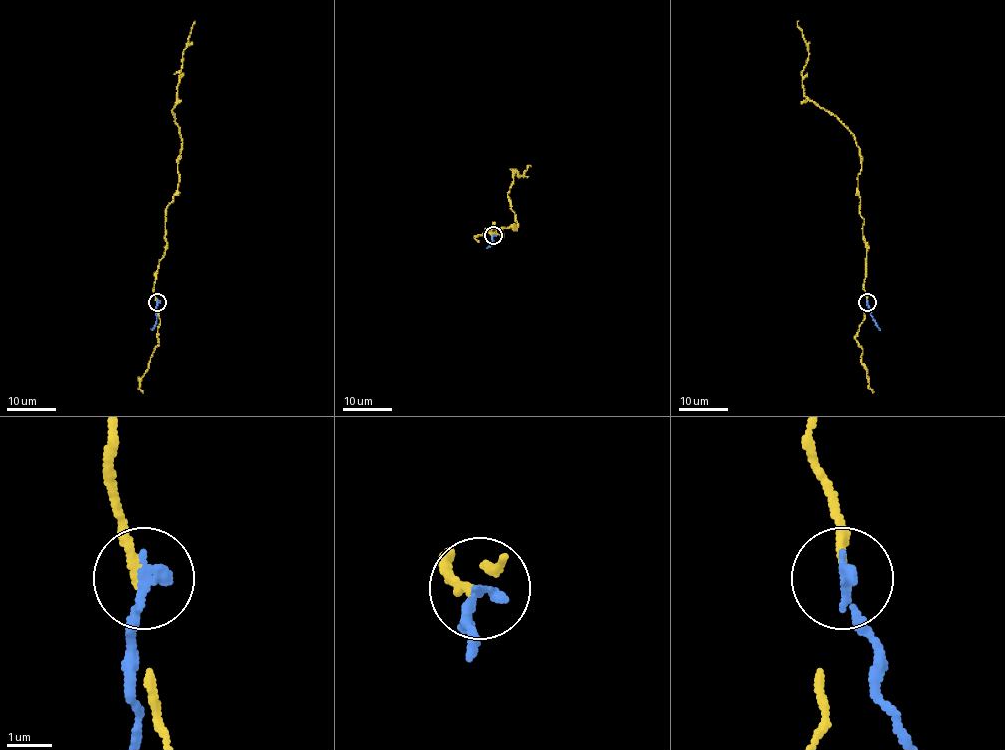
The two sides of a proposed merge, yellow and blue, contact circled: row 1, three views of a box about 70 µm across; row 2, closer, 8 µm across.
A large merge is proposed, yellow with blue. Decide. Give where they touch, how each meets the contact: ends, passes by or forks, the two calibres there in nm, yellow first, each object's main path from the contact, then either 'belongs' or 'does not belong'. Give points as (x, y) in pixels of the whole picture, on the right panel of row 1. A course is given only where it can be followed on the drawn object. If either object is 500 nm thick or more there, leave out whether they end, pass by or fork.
(867, 302) | yellow ends | blue ends | 200/280 nm | yellow via (866, 301), (860, 149), (835, 116), (805, 95), (802, 70), (808, 52), (798, 21) | blue via (866, 301), (875, 325), (880, 329) | does not belong

